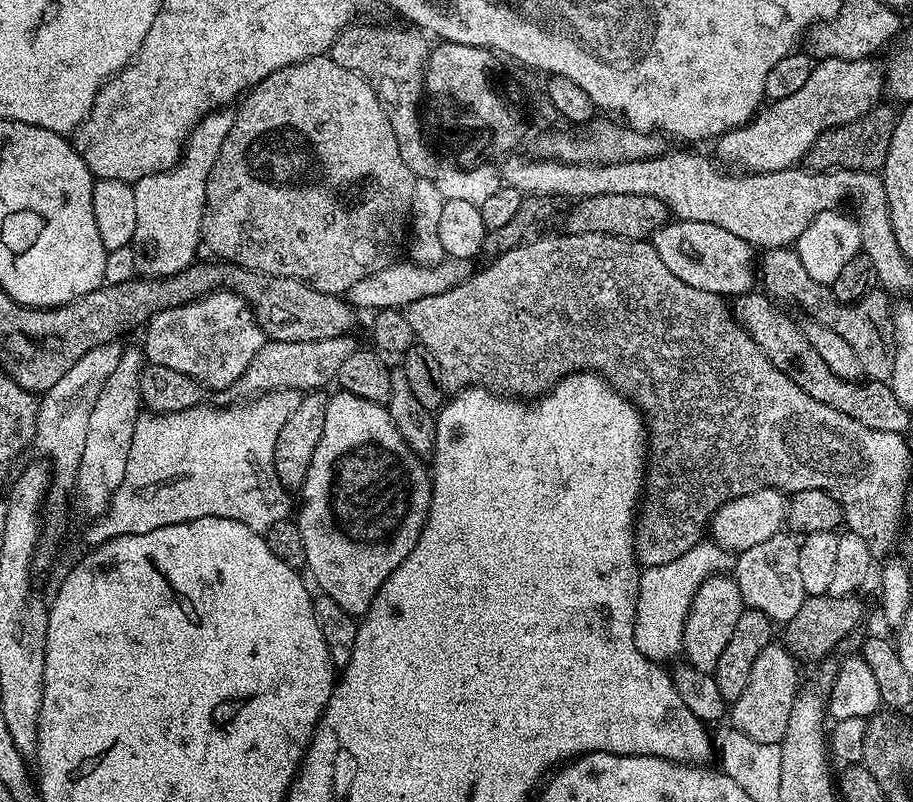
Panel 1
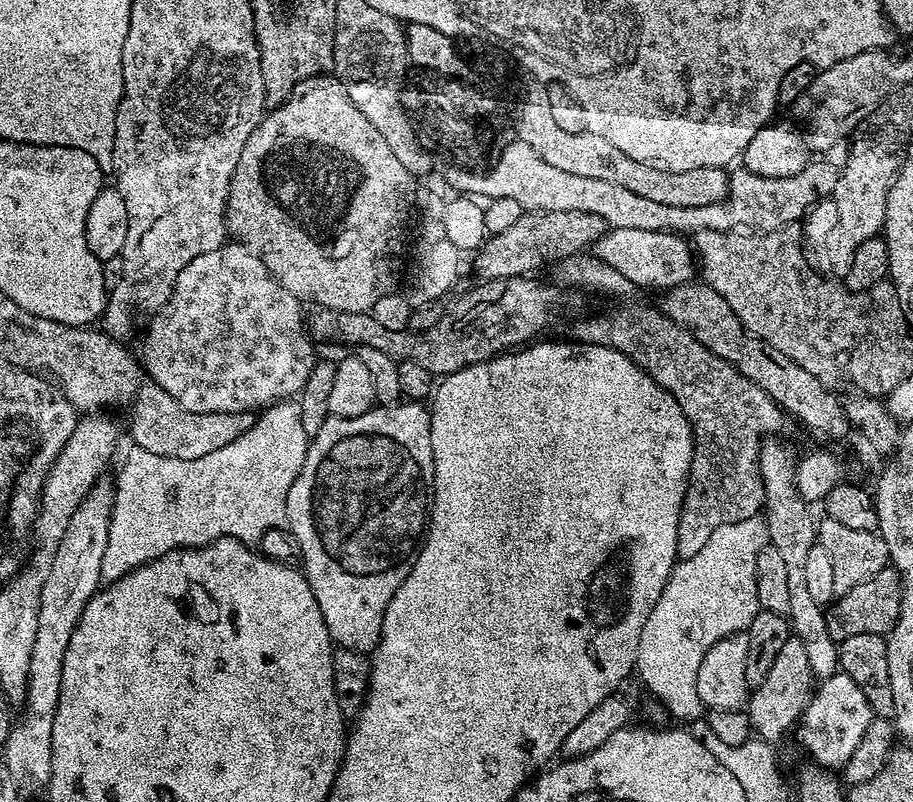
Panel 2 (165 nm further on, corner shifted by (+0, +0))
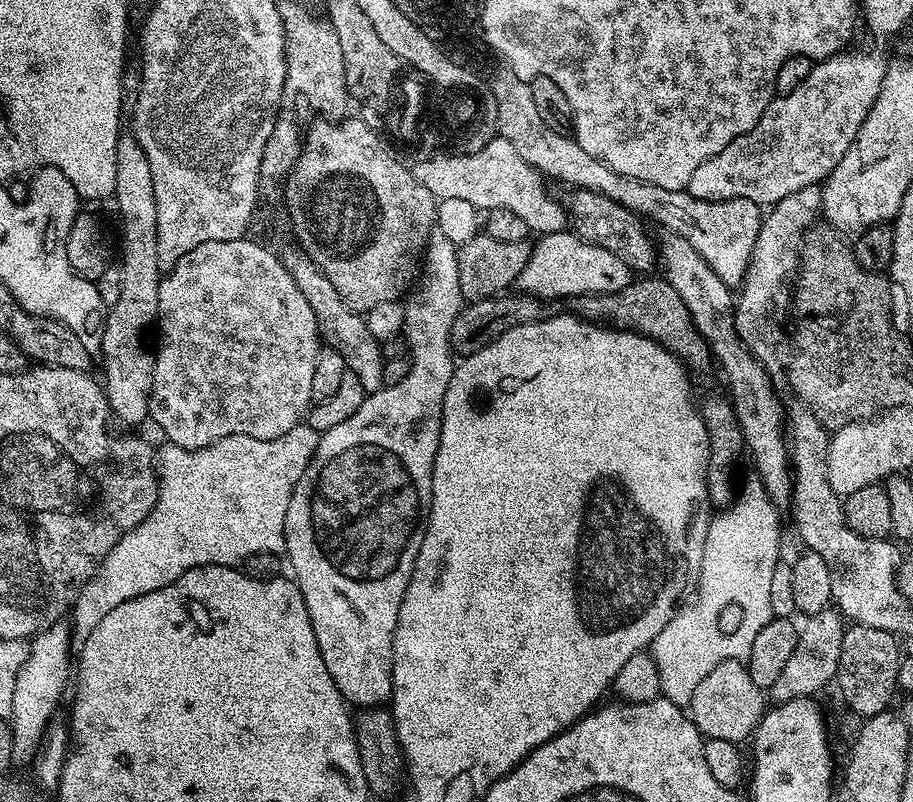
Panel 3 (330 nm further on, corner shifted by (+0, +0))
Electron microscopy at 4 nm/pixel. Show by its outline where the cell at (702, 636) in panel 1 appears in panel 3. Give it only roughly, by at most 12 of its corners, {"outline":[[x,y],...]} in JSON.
{"outline":[[745,661],[718,662],[694,690],[701,736],[739,745],[765,693]]}

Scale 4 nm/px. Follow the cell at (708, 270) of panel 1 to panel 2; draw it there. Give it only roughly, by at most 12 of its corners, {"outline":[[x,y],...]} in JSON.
{"outline":[[609,229],[597,259],[629,285],[677,288],[697,275],[683,235]]}

